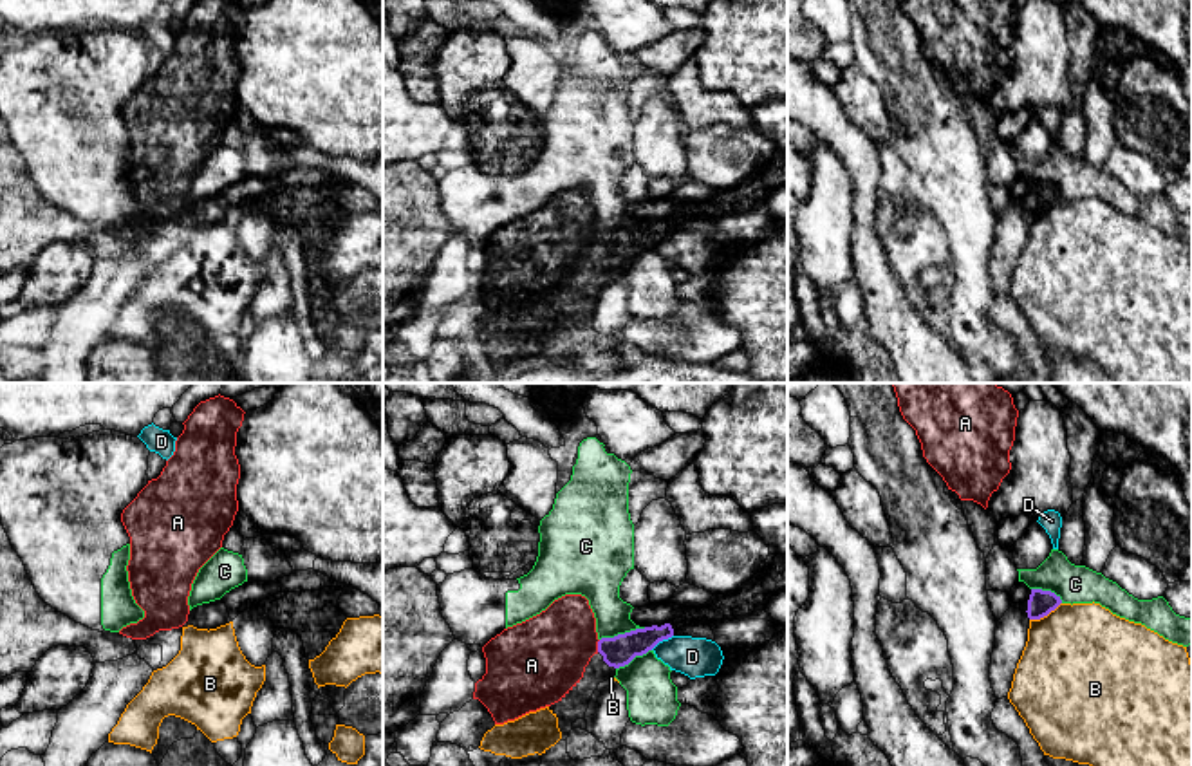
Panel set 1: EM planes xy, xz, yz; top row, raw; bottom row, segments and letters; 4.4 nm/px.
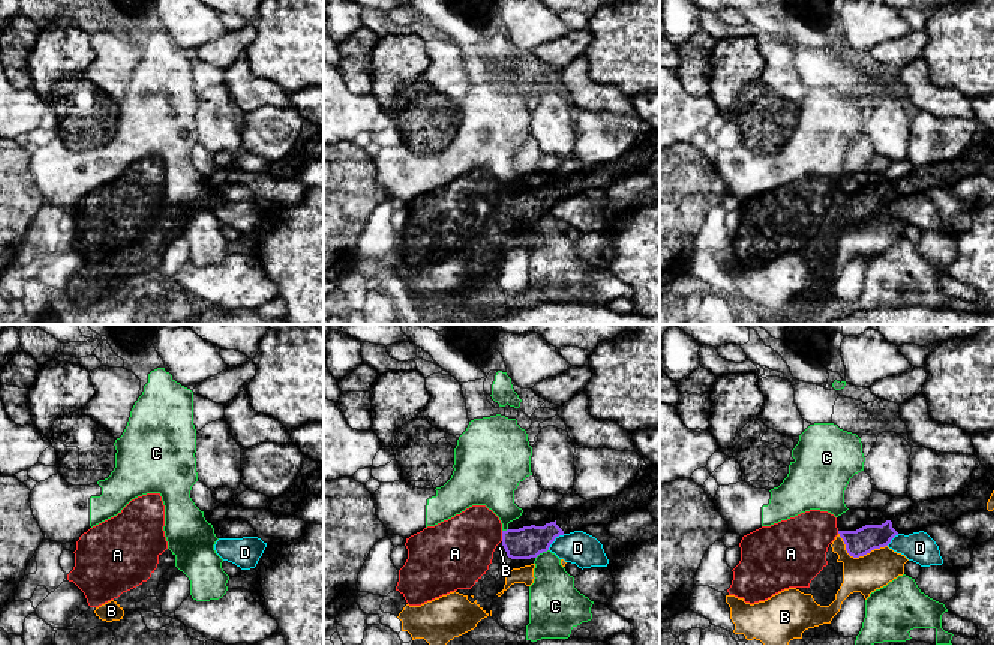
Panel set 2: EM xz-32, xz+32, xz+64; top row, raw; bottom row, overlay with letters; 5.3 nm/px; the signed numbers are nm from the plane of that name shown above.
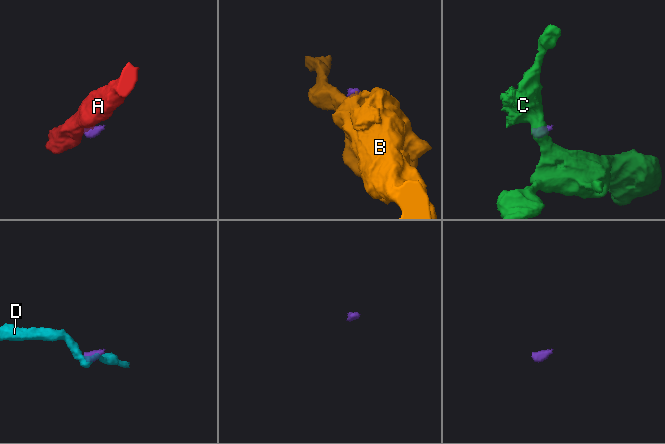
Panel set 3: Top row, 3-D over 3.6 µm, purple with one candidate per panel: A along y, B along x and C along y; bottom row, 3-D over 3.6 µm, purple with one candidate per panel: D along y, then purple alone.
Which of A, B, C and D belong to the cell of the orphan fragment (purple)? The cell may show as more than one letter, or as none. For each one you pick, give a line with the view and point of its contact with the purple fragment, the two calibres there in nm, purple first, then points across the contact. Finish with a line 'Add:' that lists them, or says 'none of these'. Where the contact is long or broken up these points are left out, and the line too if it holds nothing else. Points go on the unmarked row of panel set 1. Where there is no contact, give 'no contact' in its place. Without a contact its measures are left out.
Add: none of these

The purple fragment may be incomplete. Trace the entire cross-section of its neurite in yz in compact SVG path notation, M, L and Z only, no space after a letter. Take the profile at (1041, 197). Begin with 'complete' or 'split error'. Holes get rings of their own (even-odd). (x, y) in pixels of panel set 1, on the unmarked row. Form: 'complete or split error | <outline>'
complete | M1031 184L1029 195L1028 195L1028 206L1026 206L1028 213L1040 215L1048 211L1051 206L1055 206L1060 199L1062 195L1055 188Z

